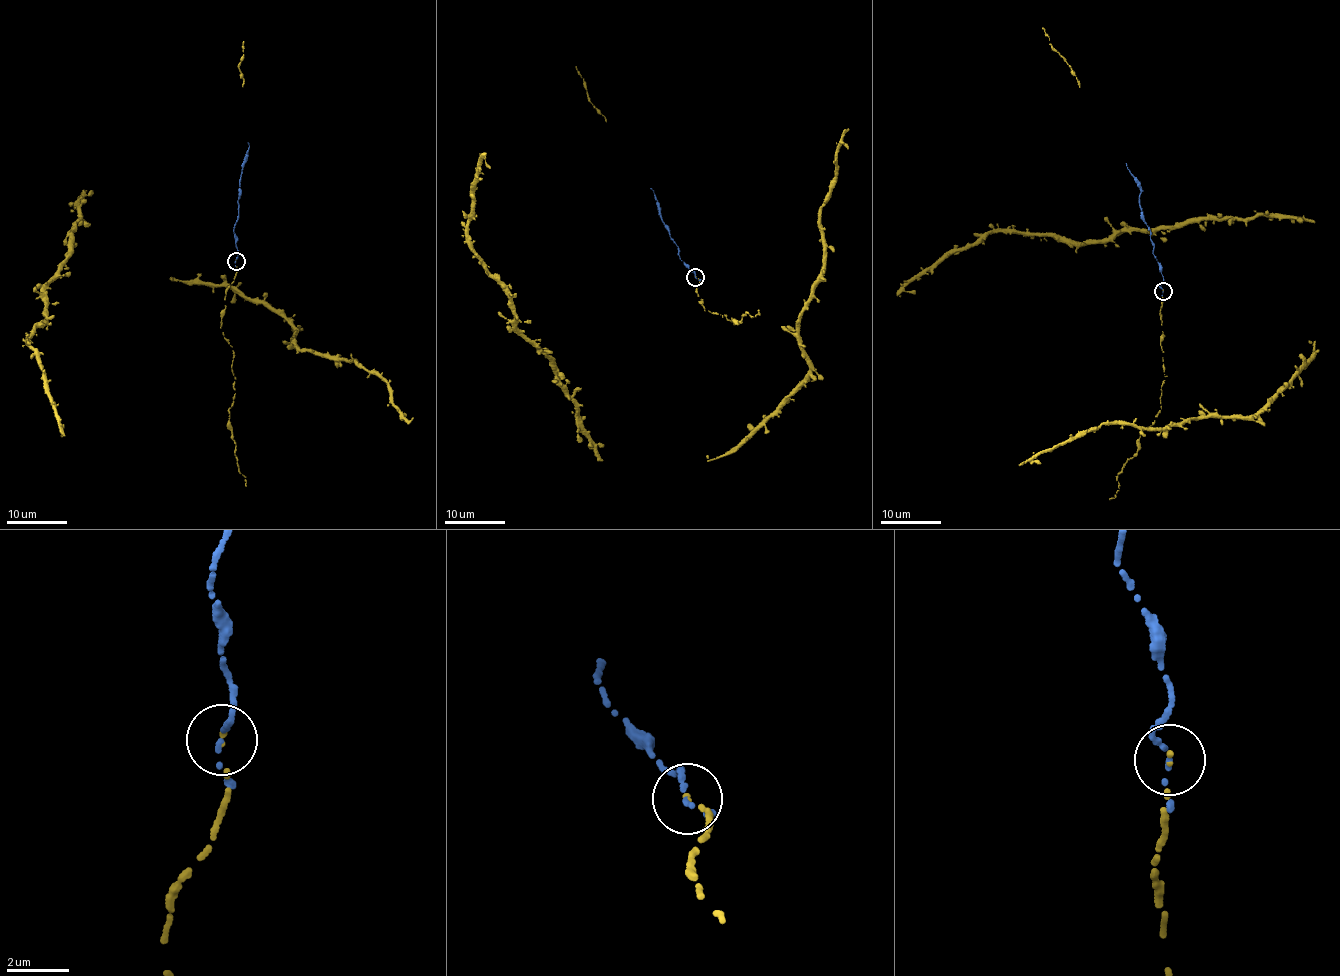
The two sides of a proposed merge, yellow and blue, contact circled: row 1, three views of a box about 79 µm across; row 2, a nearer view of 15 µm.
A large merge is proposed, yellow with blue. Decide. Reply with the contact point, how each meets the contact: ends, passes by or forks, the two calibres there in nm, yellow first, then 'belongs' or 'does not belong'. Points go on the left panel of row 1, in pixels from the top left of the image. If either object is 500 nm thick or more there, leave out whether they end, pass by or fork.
at (236, 261); yellow ends there; blue passes by; 110 nm thick on the yellow side, 140 nm on the other; belongs

